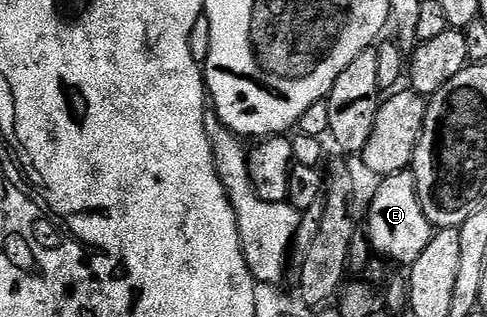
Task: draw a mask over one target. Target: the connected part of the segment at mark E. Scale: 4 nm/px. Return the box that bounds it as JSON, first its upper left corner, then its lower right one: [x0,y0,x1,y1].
[365,170,433,265]

